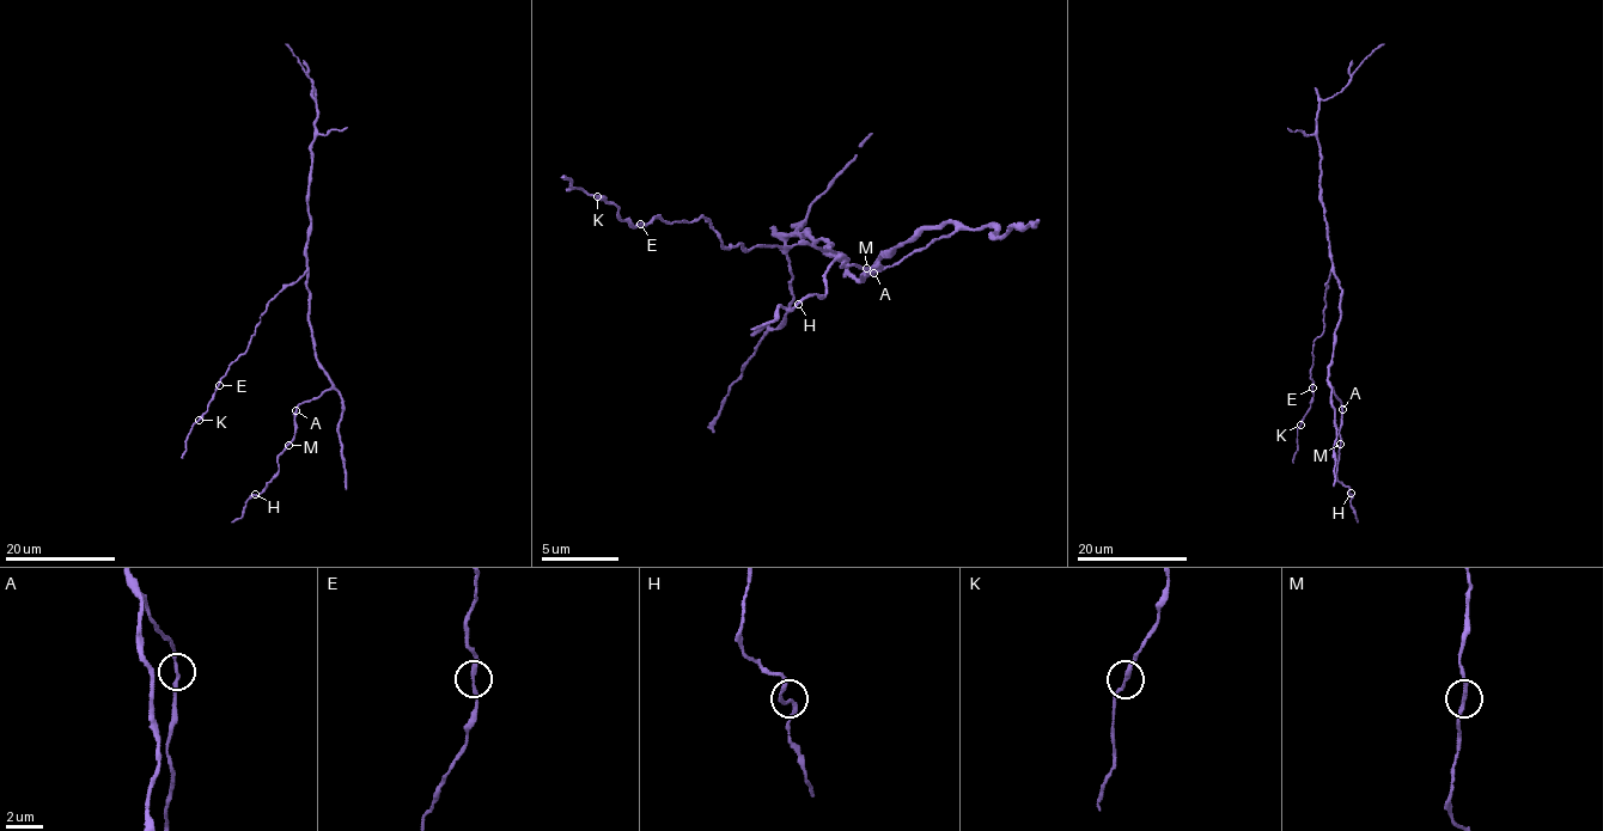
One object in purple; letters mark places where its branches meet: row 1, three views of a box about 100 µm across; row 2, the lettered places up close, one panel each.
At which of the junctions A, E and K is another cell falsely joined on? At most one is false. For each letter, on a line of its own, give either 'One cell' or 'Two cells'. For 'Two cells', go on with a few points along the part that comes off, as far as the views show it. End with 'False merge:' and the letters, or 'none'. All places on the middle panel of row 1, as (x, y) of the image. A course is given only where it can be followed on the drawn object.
A: One cell
E: One cell
K: One cell
False merge: none

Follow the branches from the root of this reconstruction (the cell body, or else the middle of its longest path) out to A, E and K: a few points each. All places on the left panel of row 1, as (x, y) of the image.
A: (309, 295), (315, 358), (331, 385), (317, 398), (300, 403), (297, 410)
E: (309, 295), (305, 272), (268, 304), (248, 348), (230, 365), (218, 384)
K: (309, 295), (305, 272), (268, 304), (248, 348), (230, 365), (208, 410), (199, 420)

